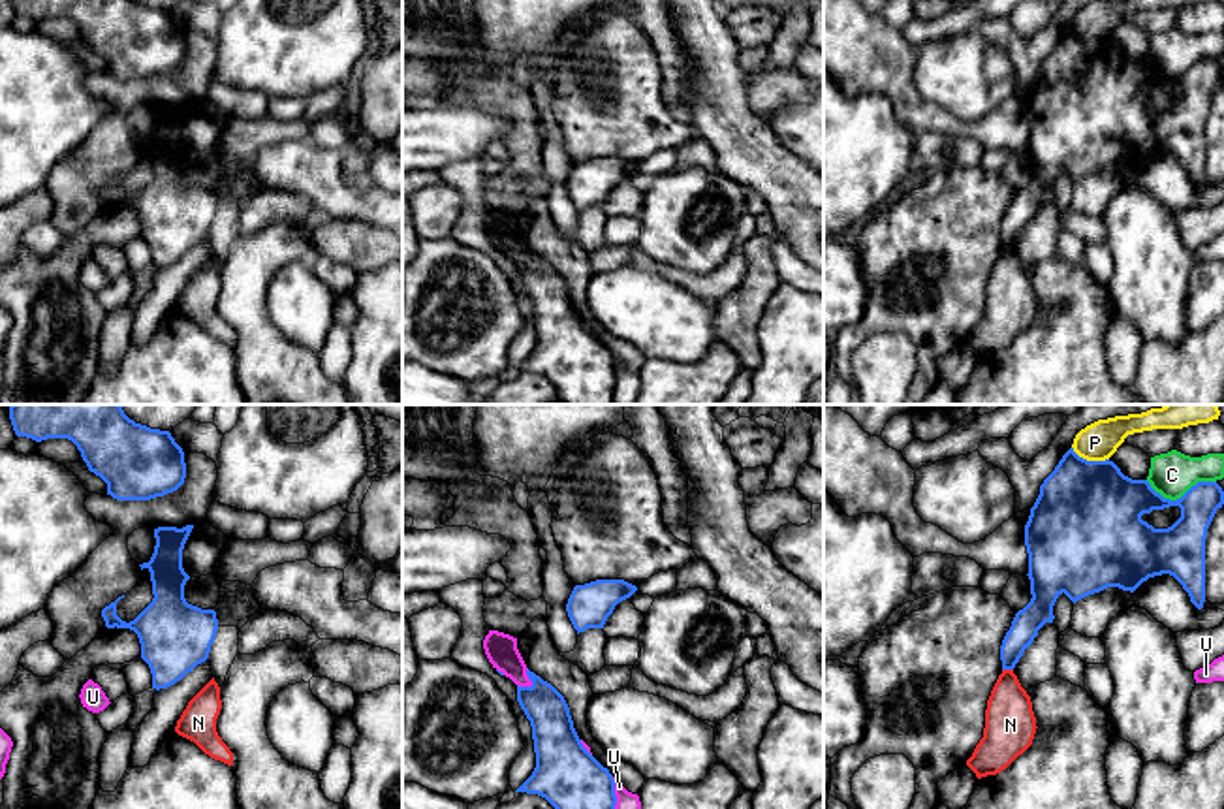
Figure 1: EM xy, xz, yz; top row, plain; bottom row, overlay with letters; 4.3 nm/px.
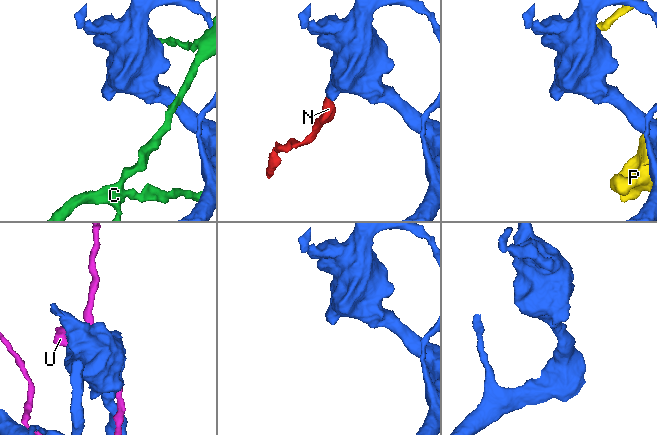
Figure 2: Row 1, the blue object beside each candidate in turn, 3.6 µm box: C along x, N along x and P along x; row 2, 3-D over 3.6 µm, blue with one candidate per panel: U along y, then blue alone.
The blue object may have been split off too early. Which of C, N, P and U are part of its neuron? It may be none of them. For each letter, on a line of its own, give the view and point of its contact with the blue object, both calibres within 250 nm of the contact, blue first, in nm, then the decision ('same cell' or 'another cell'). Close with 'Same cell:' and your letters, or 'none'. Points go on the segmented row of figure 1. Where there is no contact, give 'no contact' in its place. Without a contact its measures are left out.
C: yz (1181, 497) | 220/190 nm | another cell
N: yz (1008, 668) | 120/220 nm | another cell
P: yz (1089, 461) | 460/160 nm | another cell
U: xz (531, 680) | 180/140 nm | another cell
Same cell: none

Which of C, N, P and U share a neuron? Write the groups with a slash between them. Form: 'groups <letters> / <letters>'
groups C / N / P / U

